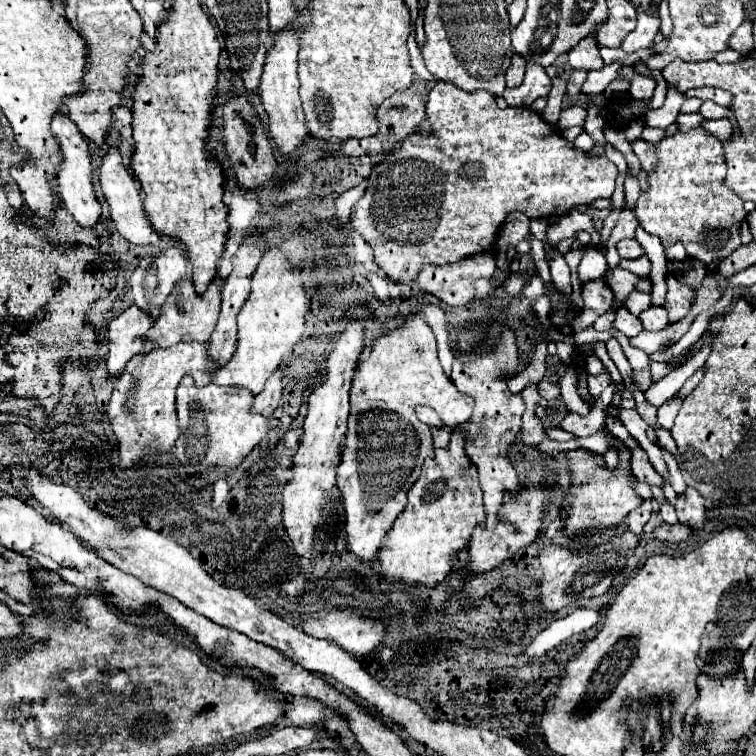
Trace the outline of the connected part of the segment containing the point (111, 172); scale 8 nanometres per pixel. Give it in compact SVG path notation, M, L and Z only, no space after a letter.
M110 147L108 153L104 155L102 159L102 167L100 167L100 189L106 197L106 203L110 205L110 213L112 213L112 221L118 229L118 233L134 243L134 245L156 245L160 241L158 233L152 229L150 221L146 219L144 215L144 209L142 209L142 197L140 197L140 191L136 189L136 183L134 183L134 177L128 173L128 169L124 167L122 163L122 157L118 153L116 147Z

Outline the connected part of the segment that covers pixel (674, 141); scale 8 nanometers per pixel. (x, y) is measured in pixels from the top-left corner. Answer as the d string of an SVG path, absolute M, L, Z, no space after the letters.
M696 127L690 131L668 133L658 149L658 161L654 171L648 175L648 187L640 193L634 215L640 227L658 235L664 247L684 243L688 255L706 265L726 259L736 247L740 247L740 225L746 219L744 201L724 187L724 155L722 143L706 129Z

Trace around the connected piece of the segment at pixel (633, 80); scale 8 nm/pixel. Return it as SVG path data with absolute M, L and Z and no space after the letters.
M624 67L620 77L628 75L630 77L630 93L632 93L632 99L636 101L648 101L656 89L656 79L650 77L650 75L636 75L632 67Z

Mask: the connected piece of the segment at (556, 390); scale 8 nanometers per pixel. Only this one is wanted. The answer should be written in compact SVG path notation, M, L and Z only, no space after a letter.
M540 381L540 383L538 383L538 393L540 393L540 397L544 397L546 401L556 399L556 397L560 397L560 385L552 385L550 381Z

